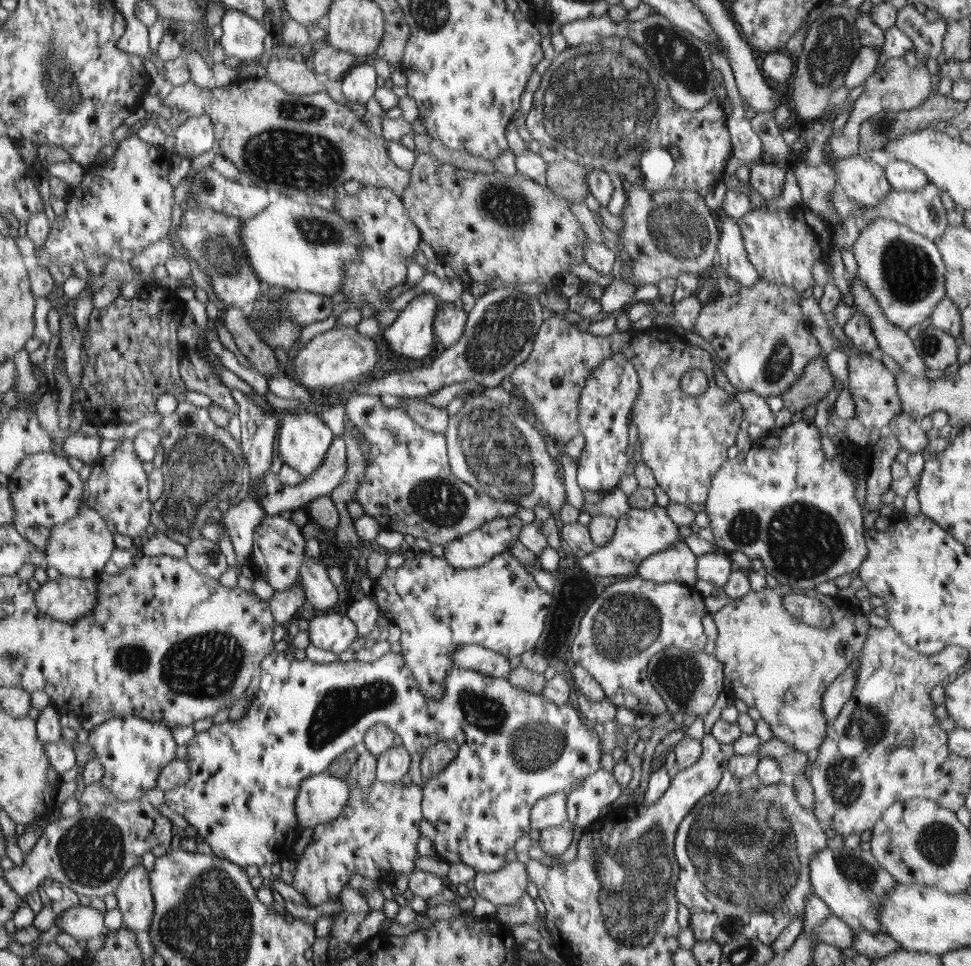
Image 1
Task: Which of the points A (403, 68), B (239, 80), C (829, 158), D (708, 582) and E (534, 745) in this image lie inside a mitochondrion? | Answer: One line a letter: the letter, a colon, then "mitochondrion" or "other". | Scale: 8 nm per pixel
A: other
B: other
C: other
D: other
E: mitochondrion

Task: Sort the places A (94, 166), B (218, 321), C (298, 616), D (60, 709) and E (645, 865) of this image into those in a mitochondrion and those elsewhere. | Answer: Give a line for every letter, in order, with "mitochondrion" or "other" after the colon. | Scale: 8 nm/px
A: other
B: other
C: other
D: other
E: mitochondrion

